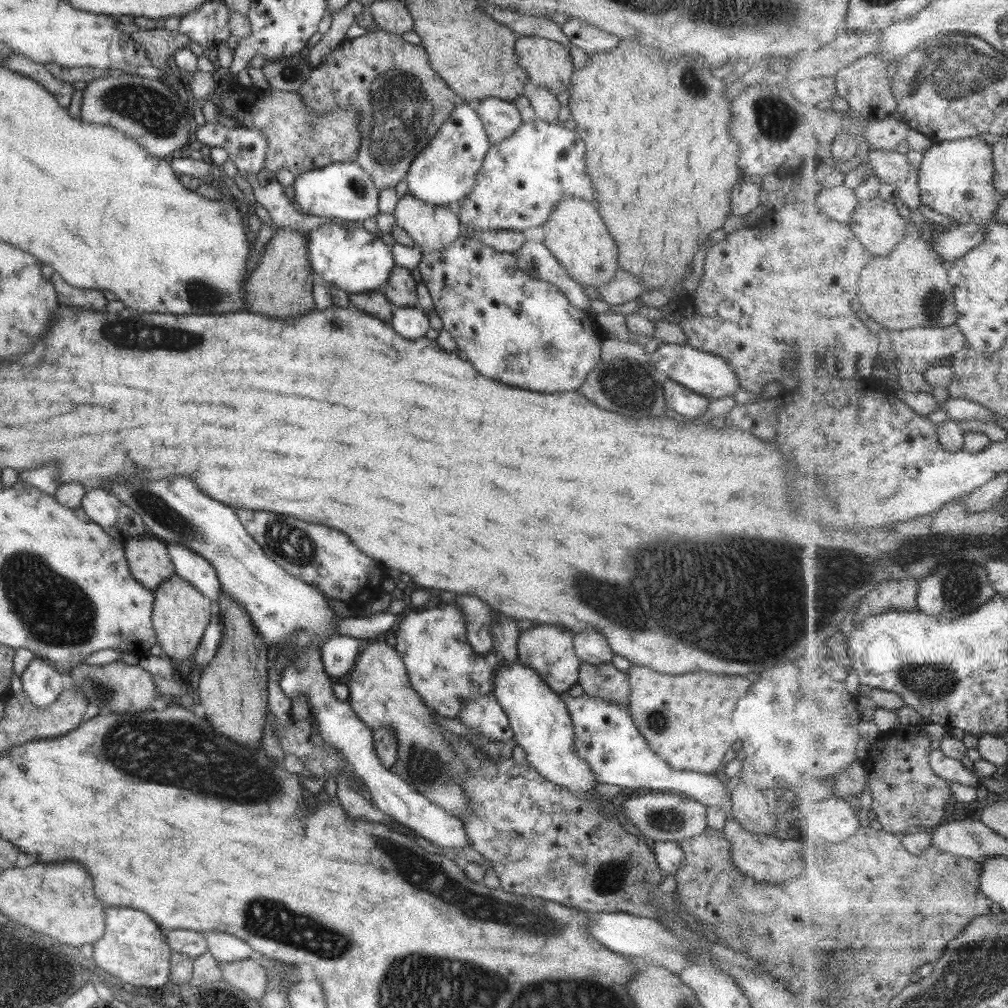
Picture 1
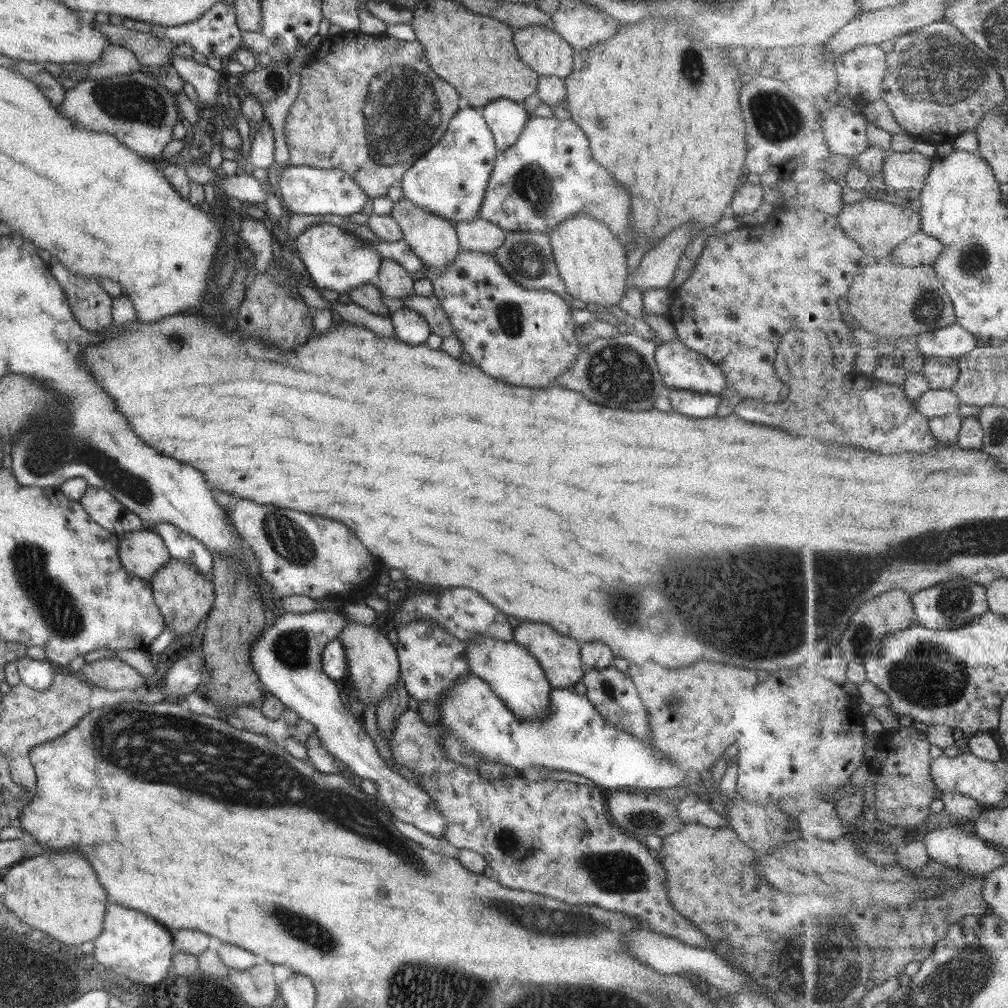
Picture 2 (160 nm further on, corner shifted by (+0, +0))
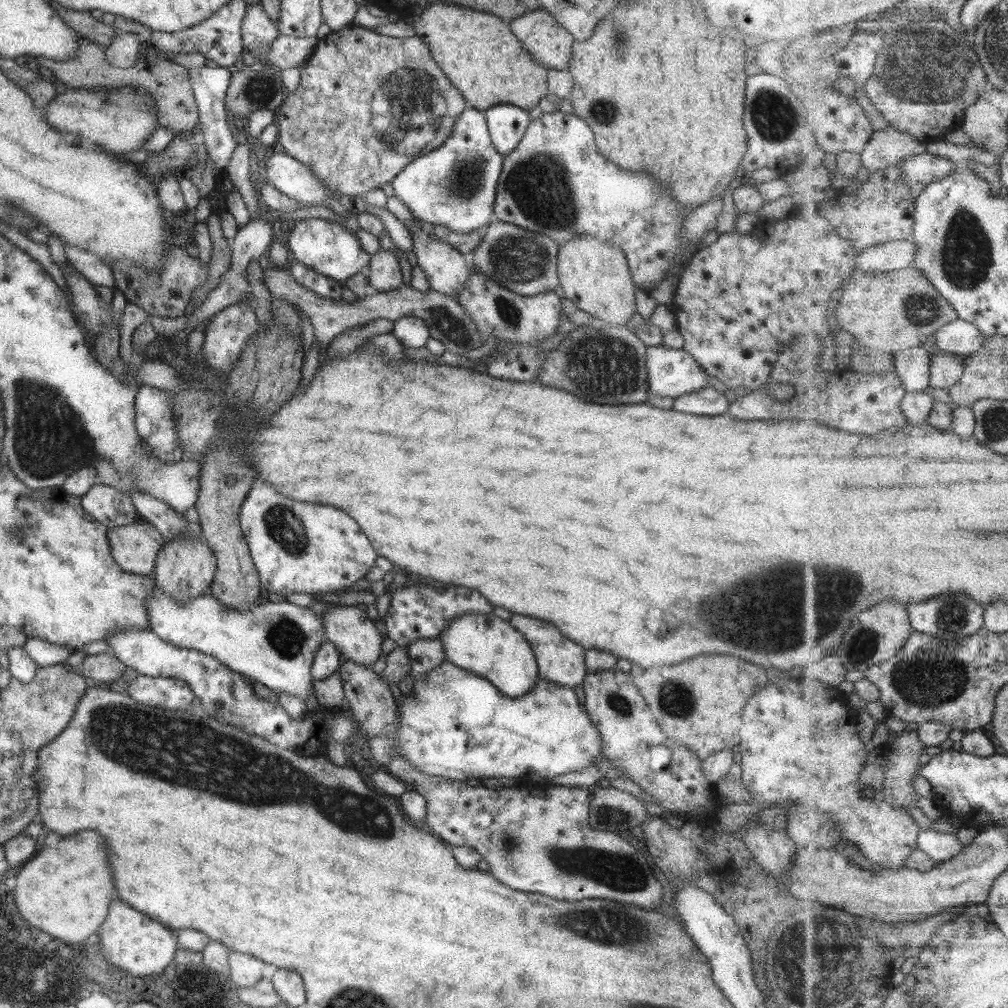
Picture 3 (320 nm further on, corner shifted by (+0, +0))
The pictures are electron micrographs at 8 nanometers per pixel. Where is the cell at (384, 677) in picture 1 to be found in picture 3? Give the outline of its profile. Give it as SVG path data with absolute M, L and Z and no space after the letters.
M355 606L329 607L320 614L324 640L330 642L342 659L350 660L355 664L370 666L380 656L381 634L375 629L374 621L366 617L365 611Z

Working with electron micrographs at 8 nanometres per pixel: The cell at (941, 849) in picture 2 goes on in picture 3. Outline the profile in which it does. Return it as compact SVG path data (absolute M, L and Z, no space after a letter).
M935 829L923 830L919 834L919 848L931 856L937 864L953 859L965 847L953 834L943 834Z

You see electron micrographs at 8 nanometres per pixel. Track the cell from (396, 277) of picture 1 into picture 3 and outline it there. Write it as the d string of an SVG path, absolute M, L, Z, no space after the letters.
M380 249L370 256L367 281L378 292L393 291L402 286L398 259L393 253Z

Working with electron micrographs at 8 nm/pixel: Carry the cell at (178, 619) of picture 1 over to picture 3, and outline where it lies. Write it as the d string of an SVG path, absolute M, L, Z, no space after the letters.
M201 534L193 537L175 537L164 540L157 551L151 579L155 588L161 589L176 601L184 601L197 595L202 595L209 590L216 571L216 558L206 545Z

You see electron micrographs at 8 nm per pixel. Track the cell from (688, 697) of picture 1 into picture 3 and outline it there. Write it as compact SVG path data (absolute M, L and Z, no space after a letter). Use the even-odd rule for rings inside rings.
M693 656L681 664L658 664L645 669L632 663L629 673L644 704L649 707L656 722L659 722L663 736L681 742L701 762L713 753L729 749L733 744L739 746L747 728L743 724L755 722L751 714L749 718L739 720L739 710L745 706L747 698L765 684L787 680L787 670L773 666L765 668L761 664L753 664L749 660L743 662L731 656ZM693 684L701 684L701 688L695 688Z

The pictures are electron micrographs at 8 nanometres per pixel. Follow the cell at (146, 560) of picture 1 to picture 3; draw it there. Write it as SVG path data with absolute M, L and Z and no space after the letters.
M138 520L107 529L106 535L110 555L123 572L133 573L139 578L151 575L157 551L164 543L157 529Z

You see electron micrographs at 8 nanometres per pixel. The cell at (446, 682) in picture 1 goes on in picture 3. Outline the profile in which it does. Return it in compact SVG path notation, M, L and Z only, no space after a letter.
M419 638L411 644L406 644L404 648L407 649L411 661L410 675L413 676L413 679L424 675L424 672L430 668L445 661L438 638Z

